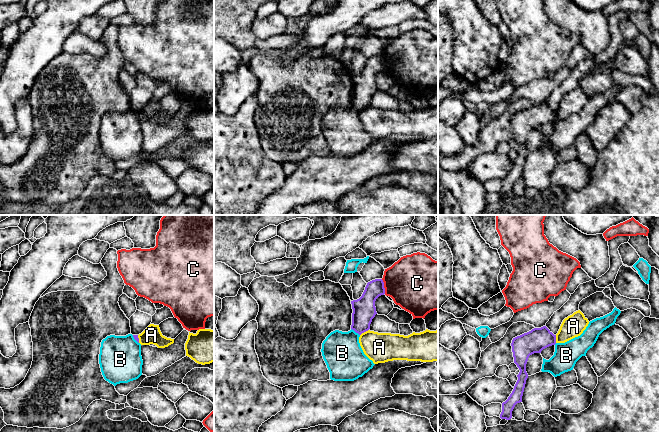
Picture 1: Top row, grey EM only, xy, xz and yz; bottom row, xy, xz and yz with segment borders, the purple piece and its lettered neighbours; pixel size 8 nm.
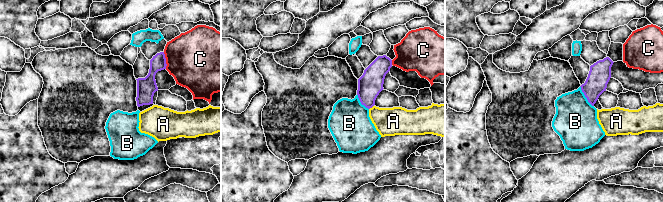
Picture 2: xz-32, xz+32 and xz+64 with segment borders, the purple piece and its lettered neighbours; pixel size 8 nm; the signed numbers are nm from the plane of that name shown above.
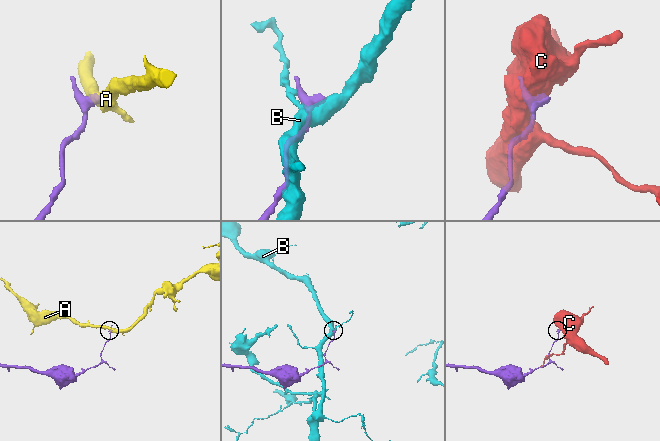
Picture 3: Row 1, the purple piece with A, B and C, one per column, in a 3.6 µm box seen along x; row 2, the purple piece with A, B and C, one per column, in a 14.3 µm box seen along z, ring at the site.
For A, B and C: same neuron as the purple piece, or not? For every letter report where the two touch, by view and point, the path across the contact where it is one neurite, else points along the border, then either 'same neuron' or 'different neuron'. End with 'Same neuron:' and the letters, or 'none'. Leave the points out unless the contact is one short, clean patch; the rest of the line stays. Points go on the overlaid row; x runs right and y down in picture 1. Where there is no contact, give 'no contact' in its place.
A: meets purple in xz at (364, 331); border along xz (368, 329), (360, 335); different neuron
B: meets purple in xz at (355, 331); different neuron
C: meets purple in xz at (383, 286); border along xz (381, 279), (385, 293); different neuron
Same neuron: none

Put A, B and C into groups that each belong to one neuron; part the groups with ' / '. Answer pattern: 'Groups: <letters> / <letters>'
Groups: A / B / C

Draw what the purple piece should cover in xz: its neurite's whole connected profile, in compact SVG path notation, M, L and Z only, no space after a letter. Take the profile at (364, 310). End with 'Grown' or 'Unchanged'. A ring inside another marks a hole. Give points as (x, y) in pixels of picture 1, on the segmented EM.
M375 279L367 283L362 296L351 301L352 304L352 325L351 329L361 335L370 329L372 319L377 314L375 301L385 294L384 282L382 279Z. Unchanged

